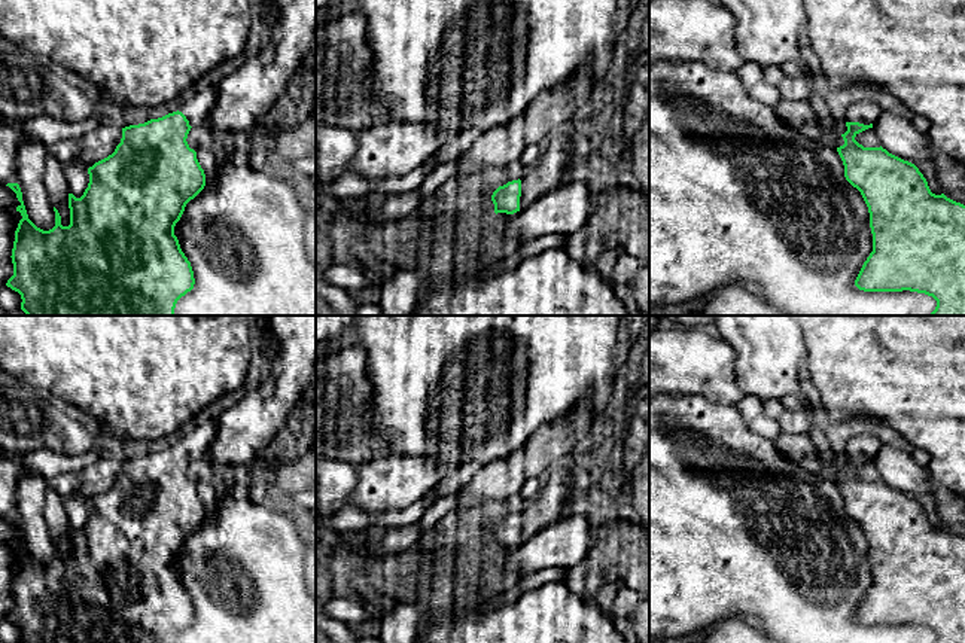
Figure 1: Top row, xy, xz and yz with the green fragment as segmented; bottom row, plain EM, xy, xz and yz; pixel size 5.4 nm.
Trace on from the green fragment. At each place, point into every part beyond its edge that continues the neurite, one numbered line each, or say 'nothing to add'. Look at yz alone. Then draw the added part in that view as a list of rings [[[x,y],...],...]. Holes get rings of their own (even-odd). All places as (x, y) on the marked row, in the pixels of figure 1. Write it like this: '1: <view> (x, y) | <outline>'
1: yz (865, 112) | [[[870,100],[855,101],[846,110],[844,119],[846,122],[870,125],[874,124],[880,112],[879,106]]]

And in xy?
1: xy (197, 110) | [[[201,80],[198,85],[197,95],[189,101],[183,103],[179,109],[191,127],[207,125],[211,109],[217,100],[217,88]]]

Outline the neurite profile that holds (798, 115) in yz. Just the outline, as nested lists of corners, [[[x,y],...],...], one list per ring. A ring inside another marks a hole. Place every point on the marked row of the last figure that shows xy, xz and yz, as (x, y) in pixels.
[[[780,100],[773,107],[773,112],[794,131],[809,138],[821,140],[822,129],[818,116],[807,100]]]

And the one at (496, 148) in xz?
[[[581,67],[561,86],[542,91],[526,109],[526,112],[514,118],[511,122],[482,132],[472,146],[456,161],[456,173],[453,177],[477,174],[488,168],[500,168],[518,161],[523,150],[533,143],[545,143],[555,129],[567,122],[590,98],[594,89],[594,80],[587,67]]]

